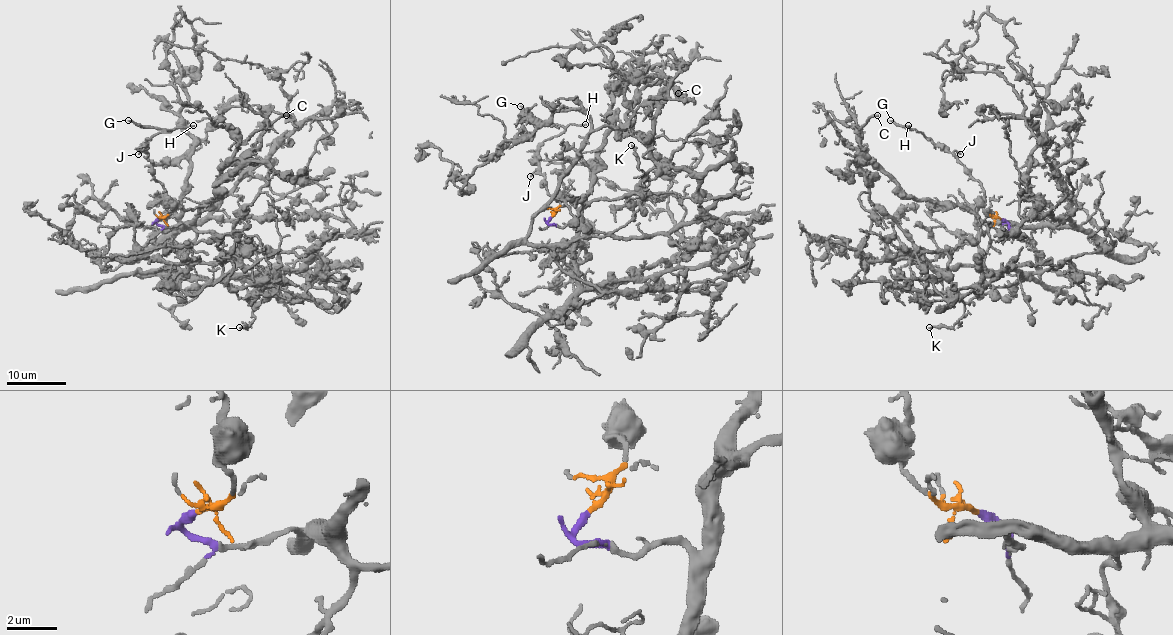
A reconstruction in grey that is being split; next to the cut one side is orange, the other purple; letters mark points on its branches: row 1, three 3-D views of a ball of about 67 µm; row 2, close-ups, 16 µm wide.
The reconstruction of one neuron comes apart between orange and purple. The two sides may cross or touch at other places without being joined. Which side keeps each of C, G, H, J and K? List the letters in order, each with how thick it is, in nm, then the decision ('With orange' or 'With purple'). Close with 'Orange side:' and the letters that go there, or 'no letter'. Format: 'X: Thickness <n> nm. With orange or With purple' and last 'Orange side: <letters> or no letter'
C: Thickness 200 nm. With purple
G: Thickness 130 nm. With orange
H: Thickness 150 nm. With orange
J: Thickness 120 nm. With orange
K: Thickness 140 nm. With purple
Orange side: G, H, J

